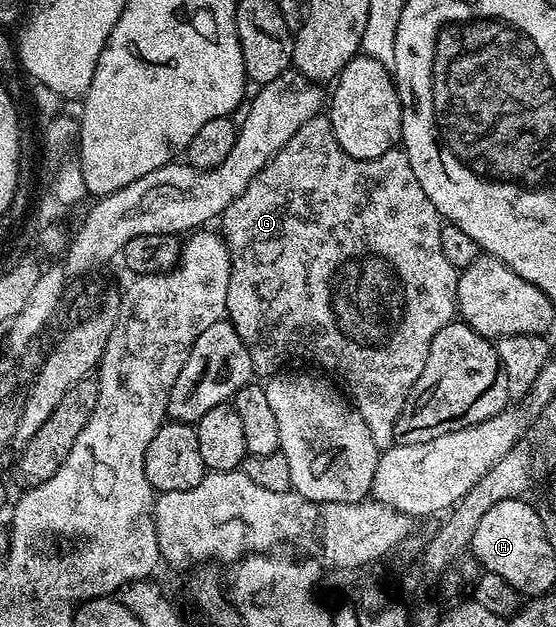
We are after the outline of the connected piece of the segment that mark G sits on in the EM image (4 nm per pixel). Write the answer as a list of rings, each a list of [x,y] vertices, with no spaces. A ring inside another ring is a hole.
[[[320,114],[309,118],[309,122],[305,122],[305,126],[301,126],[293,138],[289,138],[289,142],[285,142],[285,146],[281,146],[279,153],[273,157],[267,165],[261,169],[258,174],[251,179],[249,186],[245,186],[245,190],[237,198],[233,198],[233,202],[229,202],[229,206],[224,210],[221,217],[221,235],[227,241],[227,249],[229,250],[229,258],[231,259],[231,273],[229,274],[229,294],[227,295],[227,315],[226,319],[231,321],[231,325],[237,330],[237,334],[241,334],[241,340],[245,342],[245,350],[249,350],[249,358],[253,362],[256,373],[263,378],[270,378],[276,372],[286,369],[291,359],[299,360],[304,356],[307,360],[312,360],[315,364],[320,364],[322,371],[327,374],[336,372],[343,379],[342,387],[345,389],[346,395],[349,397],[355,409],[361,414],[361,418],[365,418],[365,426],[369,426],[369,434],[373,434],[373,442],[381,450],[386,450],[396,443],[395,427],[399,421],[400,414],[405,411],[409,397],[411,395],[411,387],[417,382],[417,378],[421,374],[421,370],[425,366],[425,358],[429,354],[429,346],[433,342],[433,338],[437,334],[437,330],[444,328],[446,324],[452,323],[457,309],[455,307],[455,295],[457,294],[457,282],[459,281],[460,269],[453,266],[453,262],[449,262],[449,258],[445,258],[445,253],[441,250],[441,230],[445,223],[440,216],[437,206],[433,206],[433,202],[429,202],[429,194],[425,194],[425,190],[421,190],[421,182],[417,182],[417,174],[413,174],[413,166],[409,166],[409,158],[407,153],[402,150],[392,150],[381,154],[381,158],[373,158],[372,160],[358,160],[349,154],[345,154],[345,150],[341,150],[341,146],[337,142],[337,138],[333,134],[333,126],[331,125],[330,115]]]

